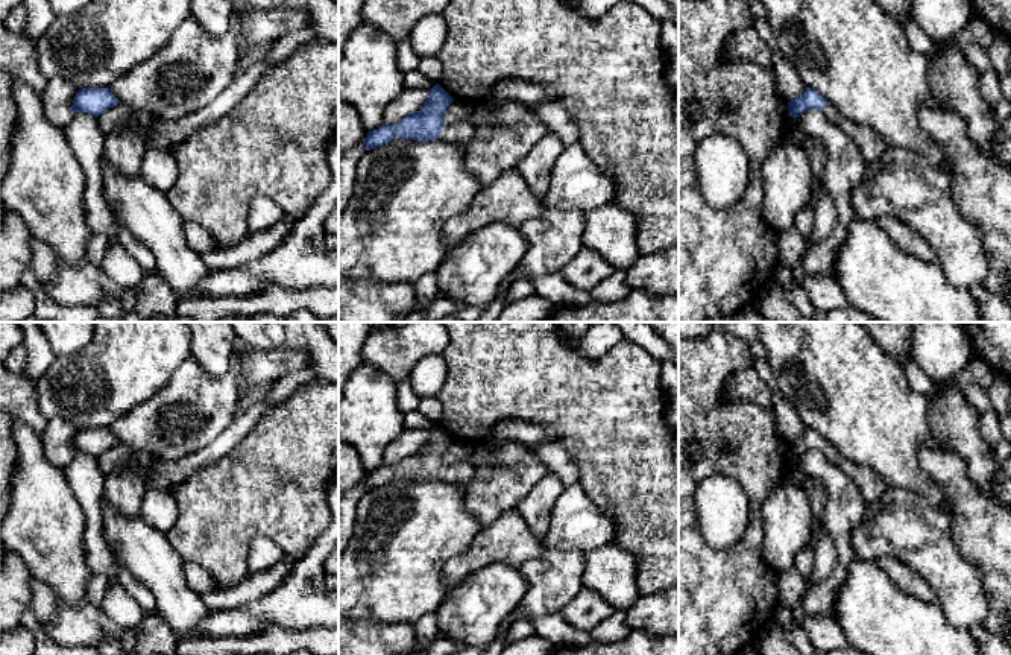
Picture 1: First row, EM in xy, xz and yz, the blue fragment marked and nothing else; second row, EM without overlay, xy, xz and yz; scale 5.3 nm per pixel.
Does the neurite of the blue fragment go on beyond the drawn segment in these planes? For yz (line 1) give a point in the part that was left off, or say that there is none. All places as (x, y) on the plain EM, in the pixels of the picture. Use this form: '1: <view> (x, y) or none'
1: yz (872, 487)

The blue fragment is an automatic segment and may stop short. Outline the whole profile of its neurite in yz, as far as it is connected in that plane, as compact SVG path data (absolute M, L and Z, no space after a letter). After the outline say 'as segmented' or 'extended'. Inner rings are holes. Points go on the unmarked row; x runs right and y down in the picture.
M809 427L803 435L788 442L791 457L800 457L808 450L821 451L827 460L853 480L859 488L867 508L885 492L887 485L873 468L842 457L826 438Z; extended

